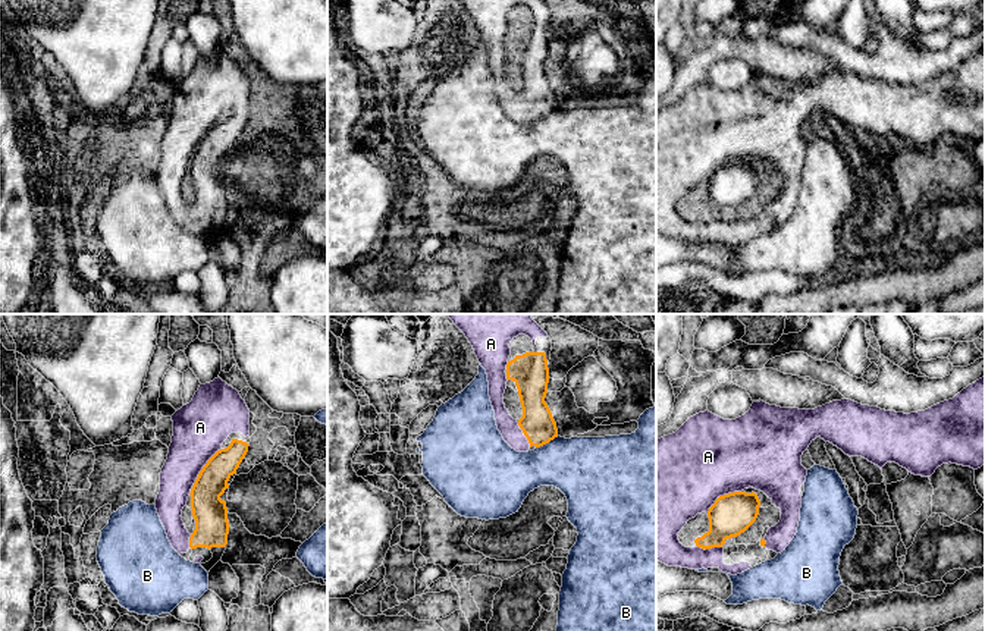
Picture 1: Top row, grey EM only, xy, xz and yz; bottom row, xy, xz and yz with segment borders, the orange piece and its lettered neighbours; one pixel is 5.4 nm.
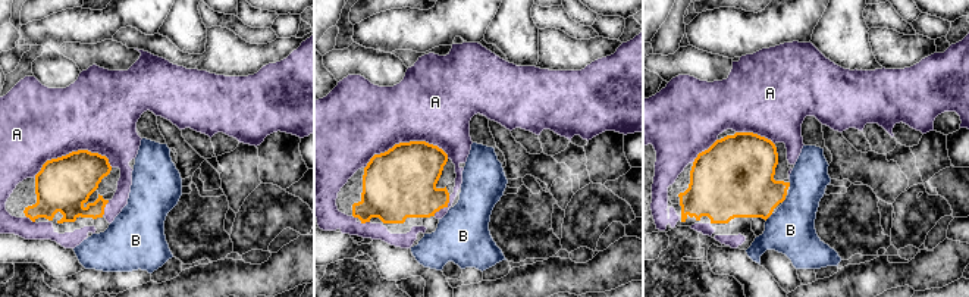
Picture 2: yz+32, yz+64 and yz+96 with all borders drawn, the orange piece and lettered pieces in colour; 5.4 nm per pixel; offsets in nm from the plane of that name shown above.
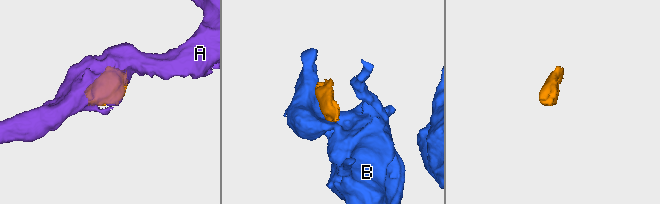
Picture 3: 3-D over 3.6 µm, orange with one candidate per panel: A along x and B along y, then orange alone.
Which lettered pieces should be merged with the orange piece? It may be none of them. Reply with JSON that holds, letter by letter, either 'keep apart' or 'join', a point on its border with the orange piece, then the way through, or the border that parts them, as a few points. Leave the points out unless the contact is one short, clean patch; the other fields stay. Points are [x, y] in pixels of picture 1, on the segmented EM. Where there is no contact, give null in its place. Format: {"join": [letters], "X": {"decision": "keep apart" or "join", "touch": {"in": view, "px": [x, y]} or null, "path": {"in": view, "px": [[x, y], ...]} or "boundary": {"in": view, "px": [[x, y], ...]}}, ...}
{"join": ["A"], "A": {"decision": "join", "touch": {"in": "xy", "px": [200, 471]}}, "B": {"decision": "keep apart", "touch": {"in": "xz", "px": [546, 442]}, "boundary": {"in": "xz", "px": [[558, 436], [536, 448]]}}}

